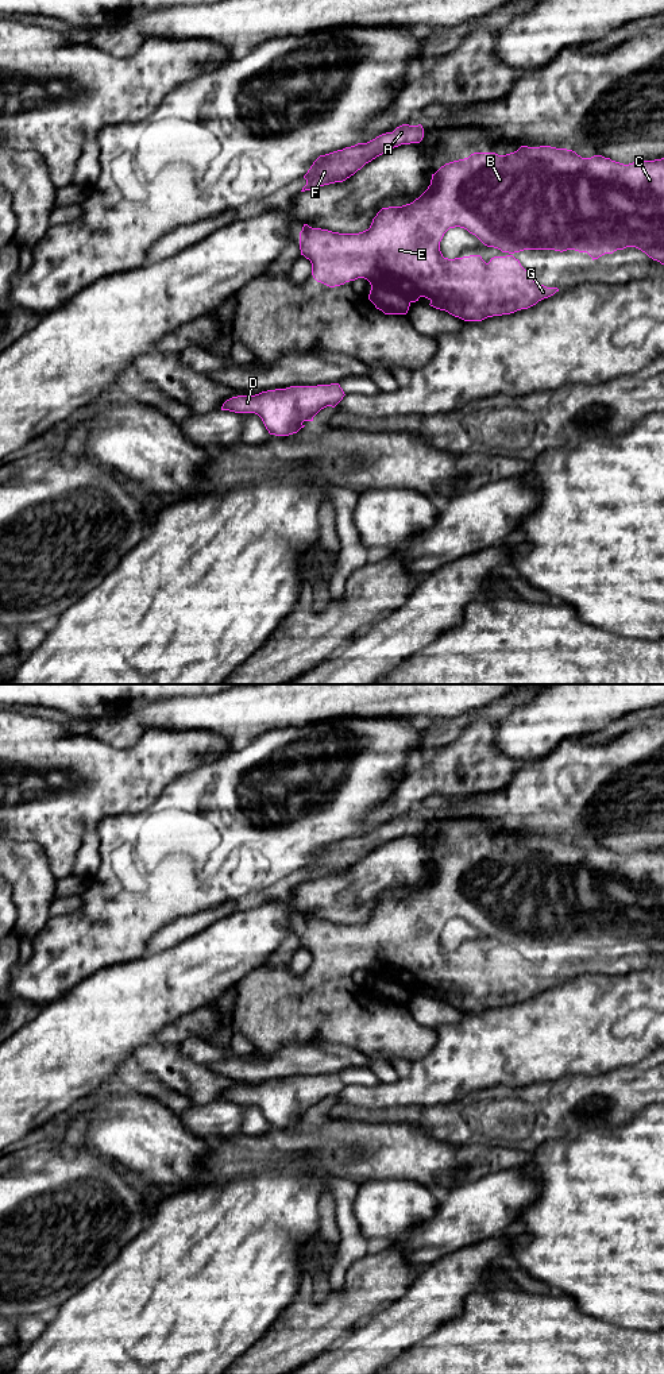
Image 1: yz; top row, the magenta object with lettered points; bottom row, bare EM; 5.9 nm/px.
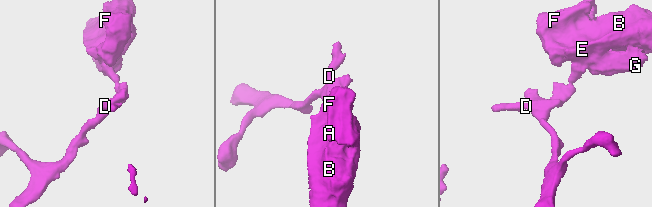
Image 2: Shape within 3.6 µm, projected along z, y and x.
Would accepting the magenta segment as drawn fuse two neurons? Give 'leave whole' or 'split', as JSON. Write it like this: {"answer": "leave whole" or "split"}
{"answer": "split"}

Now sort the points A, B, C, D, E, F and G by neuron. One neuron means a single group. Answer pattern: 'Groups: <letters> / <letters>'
Groups: A B C E F G / D

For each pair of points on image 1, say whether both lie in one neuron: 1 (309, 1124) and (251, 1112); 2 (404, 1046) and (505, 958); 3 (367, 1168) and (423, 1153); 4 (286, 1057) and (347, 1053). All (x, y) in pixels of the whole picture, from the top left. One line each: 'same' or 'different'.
1: different
2: same
3: same
4: same

